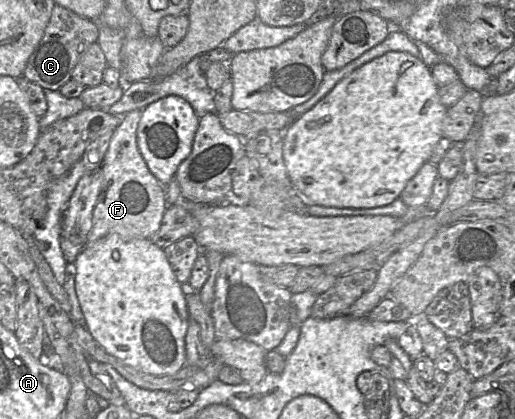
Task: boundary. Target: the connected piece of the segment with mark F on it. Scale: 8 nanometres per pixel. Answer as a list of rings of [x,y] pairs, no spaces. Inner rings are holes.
[[[141,109],[126,113],[113,131],[100,166],[103,183],[93,210],[87,243],[95,242],[109,233],[117,233],[123,239],[150,239],[160,228],[167,202],[164,186],[150,172],[137,146],[141,114]]]

